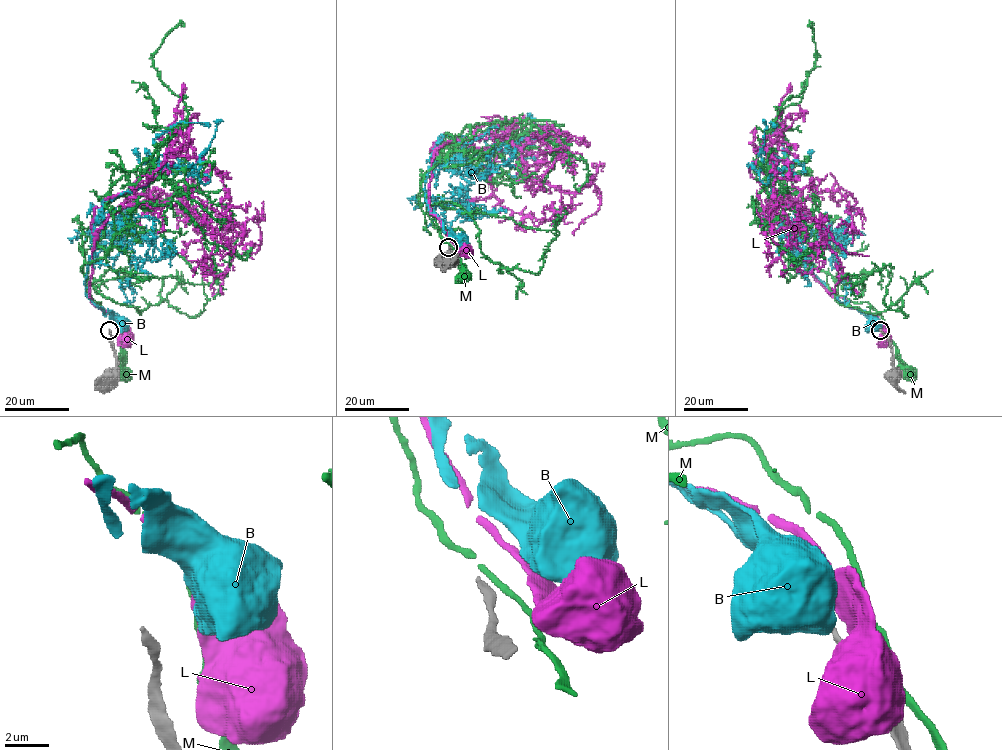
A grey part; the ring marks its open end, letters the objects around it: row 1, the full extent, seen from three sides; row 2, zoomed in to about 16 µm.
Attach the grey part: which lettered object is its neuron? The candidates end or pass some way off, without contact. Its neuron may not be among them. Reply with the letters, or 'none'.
none

